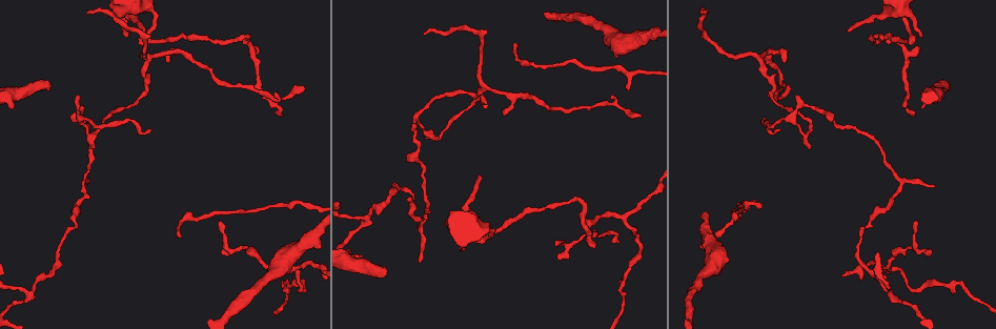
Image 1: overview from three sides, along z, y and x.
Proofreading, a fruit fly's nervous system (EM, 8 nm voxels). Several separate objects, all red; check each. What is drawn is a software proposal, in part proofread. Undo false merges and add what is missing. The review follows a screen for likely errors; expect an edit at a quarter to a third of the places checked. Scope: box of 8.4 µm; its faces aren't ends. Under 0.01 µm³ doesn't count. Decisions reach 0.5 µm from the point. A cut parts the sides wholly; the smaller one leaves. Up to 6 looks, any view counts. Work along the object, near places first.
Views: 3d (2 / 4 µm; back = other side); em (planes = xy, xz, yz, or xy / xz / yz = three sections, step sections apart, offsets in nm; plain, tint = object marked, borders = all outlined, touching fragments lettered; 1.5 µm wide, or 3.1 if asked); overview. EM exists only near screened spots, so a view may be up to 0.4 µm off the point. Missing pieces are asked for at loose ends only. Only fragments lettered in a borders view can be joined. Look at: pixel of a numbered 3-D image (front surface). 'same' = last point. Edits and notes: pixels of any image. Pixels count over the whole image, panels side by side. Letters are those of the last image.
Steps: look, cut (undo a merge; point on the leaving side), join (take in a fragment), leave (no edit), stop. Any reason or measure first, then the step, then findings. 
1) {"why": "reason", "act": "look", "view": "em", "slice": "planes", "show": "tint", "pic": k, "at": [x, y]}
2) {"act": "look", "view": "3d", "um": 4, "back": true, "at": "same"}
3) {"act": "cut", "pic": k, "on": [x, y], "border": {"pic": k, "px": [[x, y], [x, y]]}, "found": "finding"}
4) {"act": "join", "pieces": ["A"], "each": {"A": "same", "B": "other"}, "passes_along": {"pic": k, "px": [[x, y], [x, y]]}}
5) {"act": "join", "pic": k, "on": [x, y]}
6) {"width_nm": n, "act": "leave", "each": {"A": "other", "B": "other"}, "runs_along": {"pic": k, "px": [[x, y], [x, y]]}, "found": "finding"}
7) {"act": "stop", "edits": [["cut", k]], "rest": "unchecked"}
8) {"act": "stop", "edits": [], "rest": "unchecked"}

{"why": "tapers out", "act": "look", "view": "em", "slice": "planes", "show": "borders", "pic": 1, "at": [464, 249]}

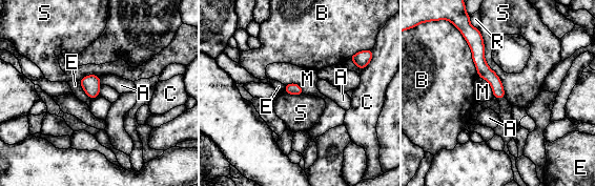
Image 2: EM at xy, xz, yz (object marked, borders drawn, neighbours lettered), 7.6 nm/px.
{"width_nm": 90, "longest_contact_nm": ["S", 550], "act": "leave", "each": {"A": "other", "B": "other", "C": "other", "E": "other", "M": "other", "R": "other", "S": "other"}, "found": "no lettered fragment goes on from it"}

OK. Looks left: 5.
{"why": "free end", "act": "look", "view": "3d", "um": 2, "pic": 1, "at": [281, 116]}

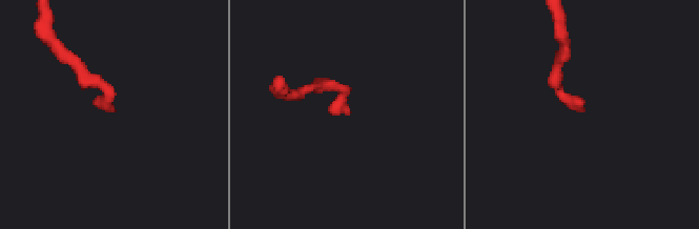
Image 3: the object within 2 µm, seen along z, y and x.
{"why": "now the EM", "act": "look", "view": "em", "slice": "xz", "step": 8, "show": "tint", "pic": 3, "at": [347, 115]}

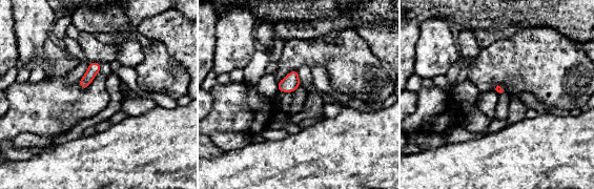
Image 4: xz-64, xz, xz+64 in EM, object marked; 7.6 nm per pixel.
{"why": "another direction", "act": "look", "view": "em", "slice": "planes", "show": "borders", "at": "same"}

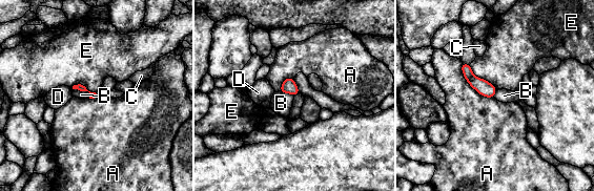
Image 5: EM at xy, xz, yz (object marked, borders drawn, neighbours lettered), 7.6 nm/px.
{"act": "leave", "each": {"A": "other", "B": "other", "C": "other", "D": "other", "E": "other"}, "runs_along": {"pic": 5, "px": [[464, 66], [467, 72], [491, 94]]}, "found": "none of them fits"}

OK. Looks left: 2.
{"why": "long arm stops here", "act": "look", "view": "3d", "um": 2, "pic": 1, "at": [51, 85]}

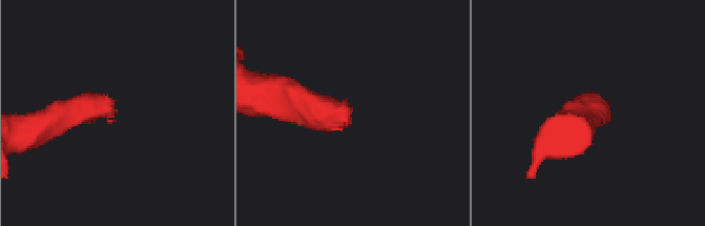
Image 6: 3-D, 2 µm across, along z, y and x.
{"act": "look", "view": "em", "slice": "planes", "show": "borders", "pic": 6, "at": [606, 101]}

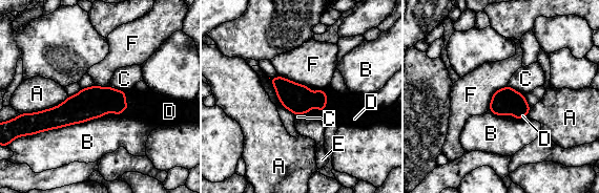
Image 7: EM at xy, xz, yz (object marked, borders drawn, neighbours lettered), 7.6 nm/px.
{"act": "join", "pieces": ["D"], "each": {"A": "other", "B": "other", "C": "other", "D": "same", "E": "other", "F": "other"}, "found": "it goes on there"}

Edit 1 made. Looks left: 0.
{"act": "stop", "edits": [["join", 7]], "rest": "unchecked"}

